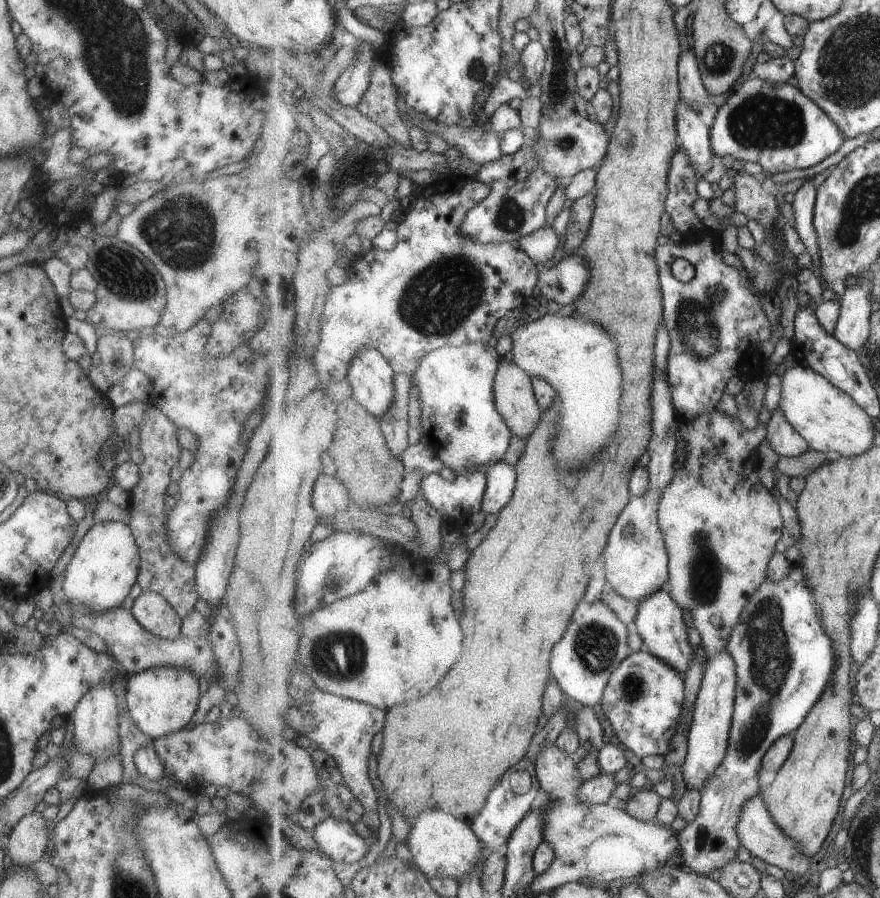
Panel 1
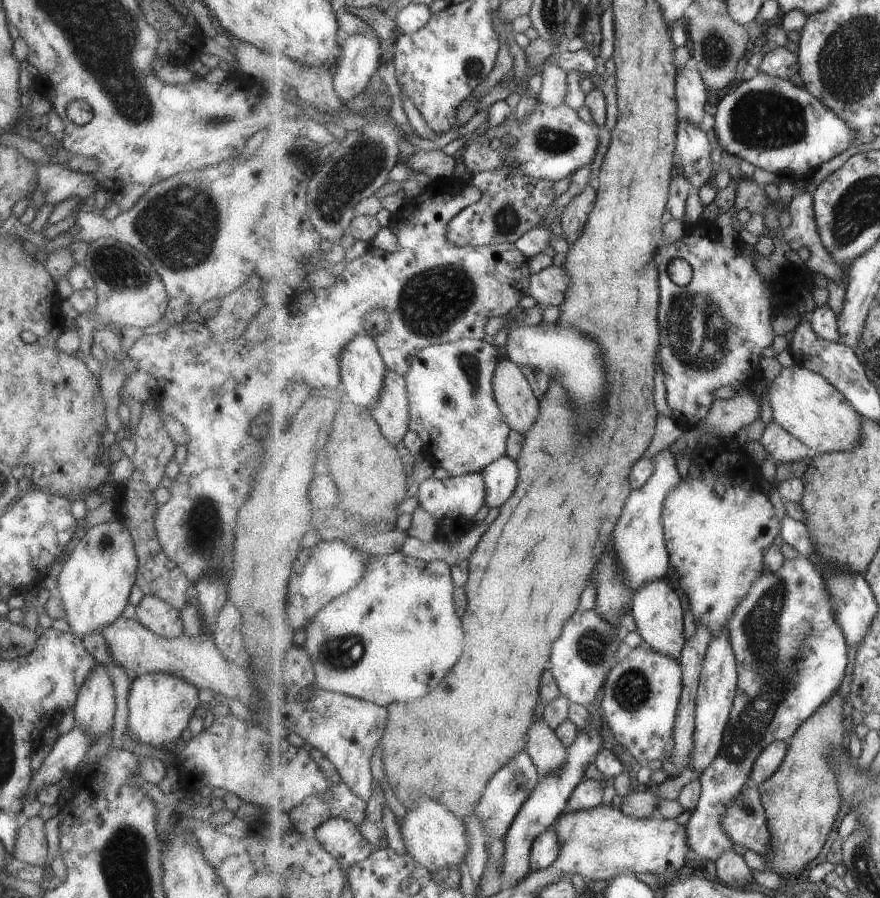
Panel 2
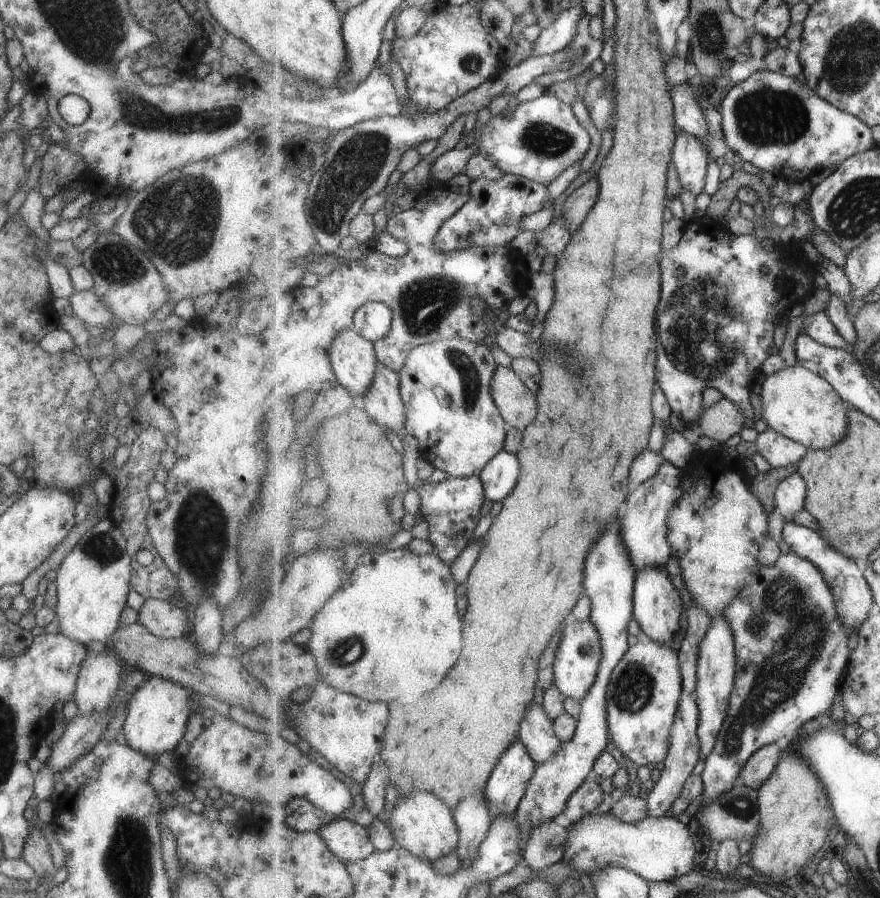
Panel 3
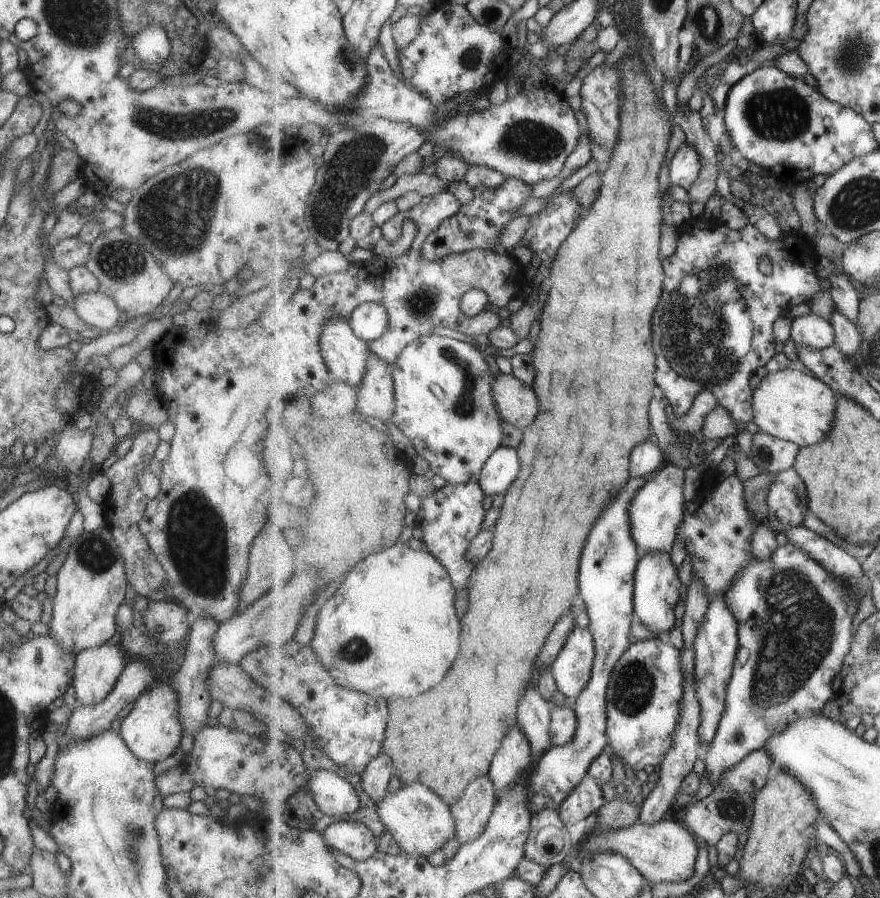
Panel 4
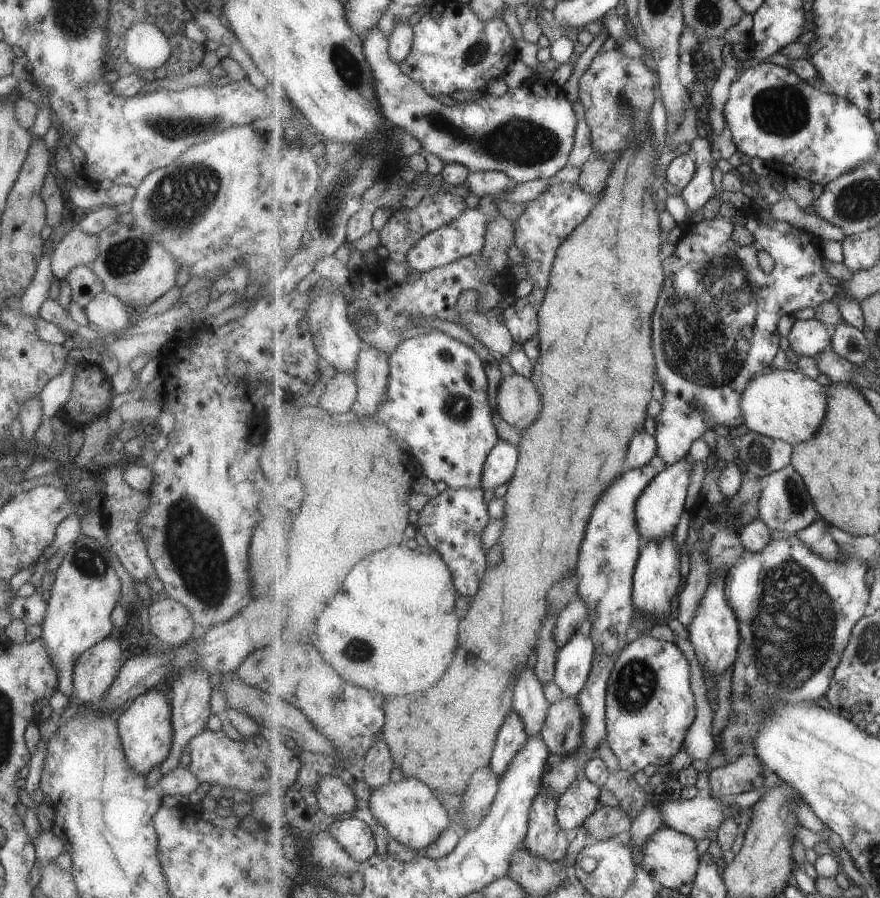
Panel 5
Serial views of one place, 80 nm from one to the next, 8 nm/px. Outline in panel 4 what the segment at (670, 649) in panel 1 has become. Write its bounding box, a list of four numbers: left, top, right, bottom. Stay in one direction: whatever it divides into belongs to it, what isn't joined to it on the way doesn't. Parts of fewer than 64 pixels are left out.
[634,553,683,633]

